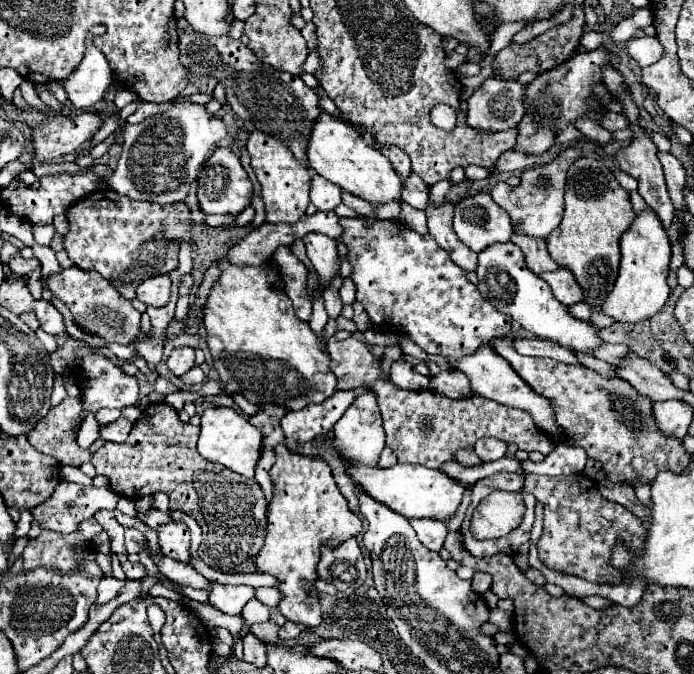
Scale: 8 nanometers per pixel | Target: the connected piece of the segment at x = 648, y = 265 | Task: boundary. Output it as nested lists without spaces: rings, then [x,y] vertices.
[[[650,209],[640,213],[630,229],[622,235],[620,239],[620,251],[622,251],[622,261],[620,261],[620,271],[618,279],[614,283],[614,289],[610,291],[610,297],[600,307],[590,307],[588,303],[578,303],[570,307],[572,315],[578,315],[578,319],[588,321],[590,315],[598,309],[604,315],[610,315],[614,321],[620,323],[640,323],[644,319],[652,319],[666,303],[670,295],[668,287],[668,265],[670,265],[670,241],[666,235],[666,229],[662,227],[658,215]]]

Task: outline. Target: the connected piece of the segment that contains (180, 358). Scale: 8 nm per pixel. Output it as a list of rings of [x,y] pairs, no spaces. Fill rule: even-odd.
[[[176,347],[168,359],[168,369],[180,377],[194,365],[194,349],[192,347]]]

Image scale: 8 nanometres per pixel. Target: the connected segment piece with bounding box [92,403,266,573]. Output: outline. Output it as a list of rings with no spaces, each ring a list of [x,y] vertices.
[[[150,403],[150,405],[144,409],[144,413],[142,413],[142,417],[138,419],[138,423],[134,423],[134,427],[132,427],[128,439],[126,439],[124,443],[106,441],[96,453],[92,453],[92,465],[96,467],[96,473],[98,473],[98,475],[110,477],[110,481],[112,481],[110,489],[114,489],[118,495],[126,495],[126,497],[138,499],[138,497],[142,497],[142,495],[154,495],[154,493],[158,493],[158,491],[164,491],[164,493],[170,497],[170,509],[180,509],[180,511],[188,513],[188,515],[194,517],[194,519],[198,521],[198,525],[202,527],[200,559],[202,559],[206,565],[210,565],[212,569],[222,571],[222,573],[256,573],[256,571],[258,571],[258,569],[256,569],[256,555],[260,553],[262,543],[266,541],[266,499],[264,499],[264,493],[262,493],[260,485],[256,483],[256,479],[246,479],[246,477],[242,477],[242,475],[238,475],[238,473],[234,473],[234,471],[230,471],[230,469],[226,469],[226,467],[222,467],[222,465],[214,465],[214,463],[210,463],[210,461],[206,461],[197,451],[199,434],[200,427],[190,425],[190,423],[182,423],[180,417],[178,417],[178,411],[172,409],[168,403]]]

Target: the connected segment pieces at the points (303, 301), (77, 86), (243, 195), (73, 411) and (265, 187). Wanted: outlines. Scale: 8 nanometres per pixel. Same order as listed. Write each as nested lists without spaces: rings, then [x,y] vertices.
[[[278,247],[278,251],[274,253],[276,263],[282,269],[284,281],[286,281],[286,293],[294,303],[294,311],[300,319],[310,319],[312,313],[312,303],[306,295],[306,267],[304,263],[300,263],[292,253],[290,247]]]
[[[93,25],[86,36],[86,52],[78,69],[70,75],[70,79],[62,81],[68,99],[74,107],[88,109],[104,99],[106,89],[112,83],[112,67],[108,59],[94,47],[93,39],[102,32],[105,27]]]
[[[218,147],[212,157],[204,163],[202,175],[198,177],[198,201],[204,213],[234,213],[238,215],[246,205],[250,205],[252,183],[248,173],[240,165],[240,159],[228,149]]]
[[[66,397],[60,405],[48,411],[48,415],[30,431],[28,439],[40,453],[54,455],[62,465],[80,467],[91,460],[89,450],[78,447],[76,443],[80,423],[80,397]]]
[[[252,131],[246,143],[246,149],[250,153],[250,165],[256,173],[256,179],[260,183],[262,189],[262,201],[266,207],[266,221],[268,223],[296,223],[310,199],[308,199],[308,187],[310,187],[310,171],[308,167],[300,165],[294,155],[290,153],[288,147],[284,147],[284,143],[280,143],[278,139],[262,133],[262,131]]]

